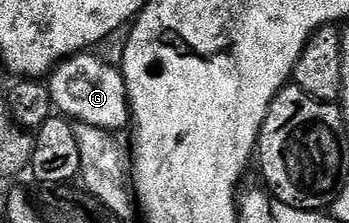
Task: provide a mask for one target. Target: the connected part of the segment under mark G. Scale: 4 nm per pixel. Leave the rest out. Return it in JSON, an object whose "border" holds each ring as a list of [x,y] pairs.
{"border":[[[83,52],[70,58],[63,58],[49,75],[48,87],[53,109],[75,123],[83,122],[111,132],[119,132],[118,130],[124,129],[125,126],[127,129],[131,125],[130,101],[126,99],[126,81],[122,78],[121,69],[109,66],[103,58],[98,57],[97,53]]]}

